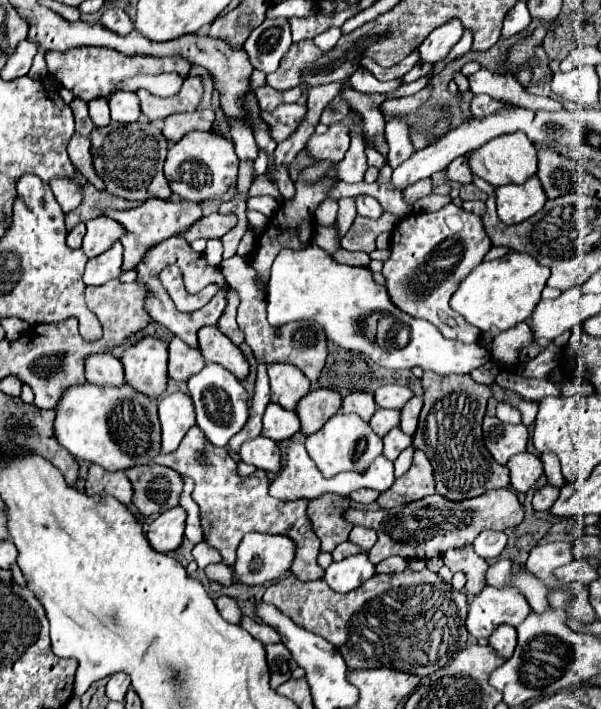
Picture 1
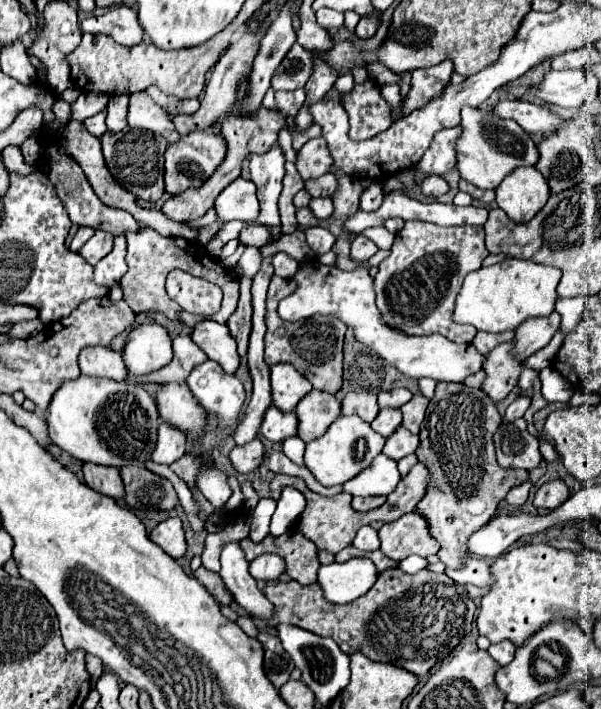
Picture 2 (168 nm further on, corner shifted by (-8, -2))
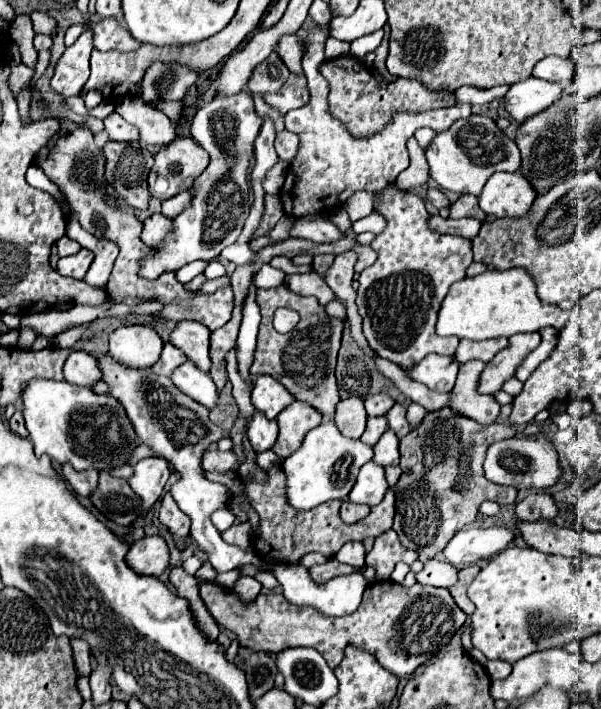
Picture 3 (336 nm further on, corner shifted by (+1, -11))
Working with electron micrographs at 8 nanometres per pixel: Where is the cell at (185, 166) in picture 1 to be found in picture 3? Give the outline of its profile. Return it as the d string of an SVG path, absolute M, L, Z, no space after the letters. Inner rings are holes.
M175 138L171 144L167 144L163 150L155 154L155 164L149 172L149 192L151 196L159 200L167 200L177 196L183 190L189 190L193 180L209 166L209 154L197 146L193 138Z

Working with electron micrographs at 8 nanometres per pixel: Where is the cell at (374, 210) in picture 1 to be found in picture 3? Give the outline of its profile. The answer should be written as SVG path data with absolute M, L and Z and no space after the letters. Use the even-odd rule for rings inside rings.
M355 192L347 202L345 202L345 210L351 218L351 222L365 218L373 212L373 194L371 192Z

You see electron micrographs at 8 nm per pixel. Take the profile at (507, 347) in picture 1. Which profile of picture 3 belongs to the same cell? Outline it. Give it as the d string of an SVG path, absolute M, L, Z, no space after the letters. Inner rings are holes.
M471 360L461 364L449 406L459 414L477 420L479 424L491 424L499 416L501 406L493 394L477 392L477 380L483 368L485 368L485 362L481 360Z

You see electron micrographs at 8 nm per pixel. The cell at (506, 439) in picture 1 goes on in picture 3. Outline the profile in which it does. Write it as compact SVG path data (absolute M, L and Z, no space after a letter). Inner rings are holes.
M531 436L531 438L507 438L507 440L499 440L493 442L487 450L487 458L485 458L485 476L491 482L497 484L507 484L507 486L515 486L519 490L527 490L527 488L547 488L553 486L557 482L561 474L559 462L557 462L557 452L553 448L553 444L543 436Z

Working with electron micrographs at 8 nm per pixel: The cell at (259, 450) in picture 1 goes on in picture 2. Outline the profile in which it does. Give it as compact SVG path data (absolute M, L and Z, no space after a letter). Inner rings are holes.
M254 439L242 447L234 447L228 455L232 467L238 471L238 473L250 473L250 471L256 471L260 461L264 457L264 445L260 443L260 439Z

